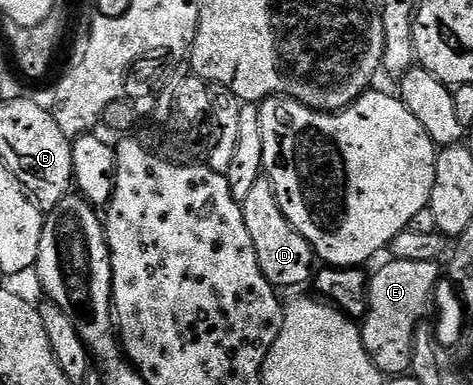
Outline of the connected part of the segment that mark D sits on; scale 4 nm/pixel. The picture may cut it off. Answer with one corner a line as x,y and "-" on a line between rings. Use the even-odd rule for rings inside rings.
260,177
253,184
253,189
249,189
249,197
245,197
241,206
245,229
249,229
249,237
253,237
253,249
257,249
261,273
265,273
271,286
284,289
283,287
299,287
302,283
310,284
317,267
317,256
311,250
309,241
305,241
305,237
301,237
301,233
289,225
285,213
281,213
281,205
277,205
271,182
266,177

